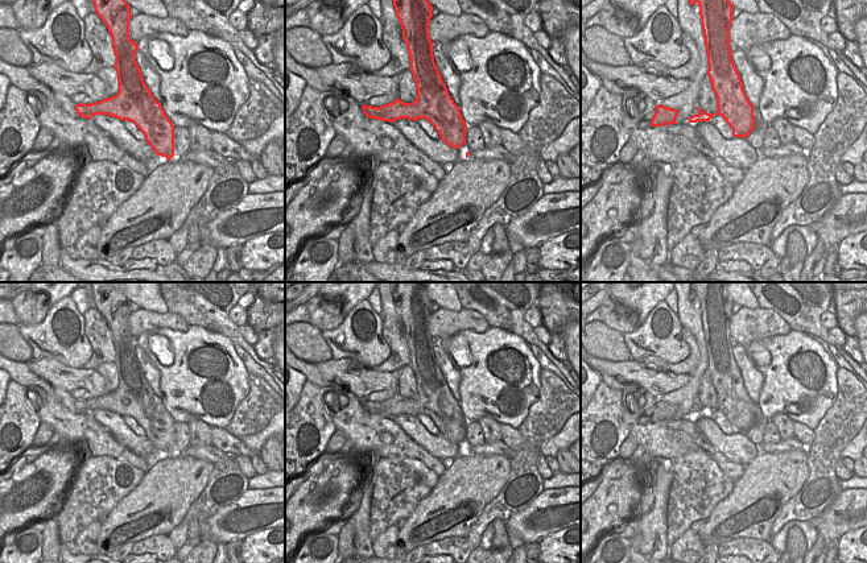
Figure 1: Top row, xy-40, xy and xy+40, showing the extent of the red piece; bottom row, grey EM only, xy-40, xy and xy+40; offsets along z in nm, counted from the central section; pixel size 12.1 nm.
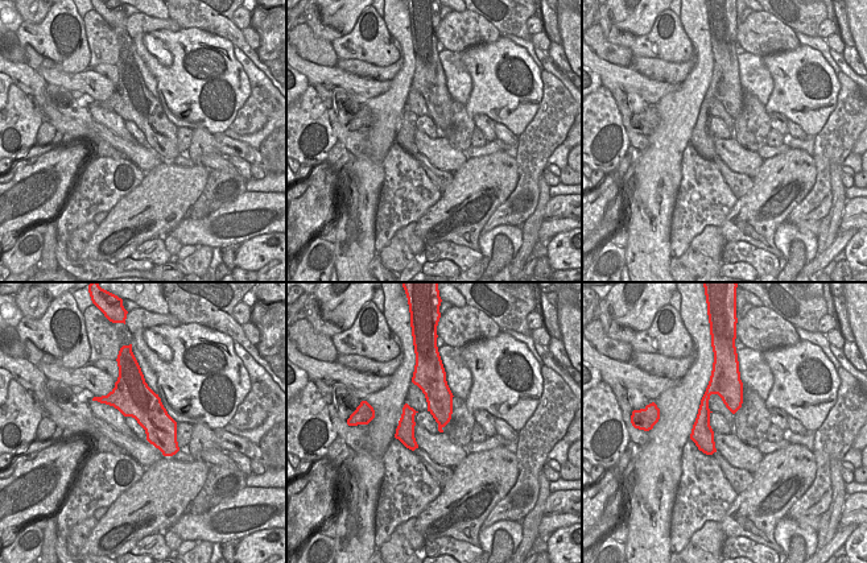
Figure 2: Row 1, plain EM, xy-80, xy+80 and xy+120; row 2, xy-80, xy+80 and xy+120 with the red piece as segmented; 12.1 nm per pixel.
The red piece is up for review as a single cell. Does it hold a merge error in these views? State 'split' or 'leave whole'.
leave whole

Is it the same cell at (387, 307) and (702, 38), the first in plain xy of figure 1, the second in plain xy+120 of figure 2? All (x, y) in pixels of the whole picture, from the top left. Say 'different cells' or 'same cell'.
same cell

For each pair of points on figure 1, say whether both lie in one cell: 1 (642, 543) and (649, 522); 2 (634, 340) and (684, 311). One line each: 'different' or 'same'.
1: same
2: different

